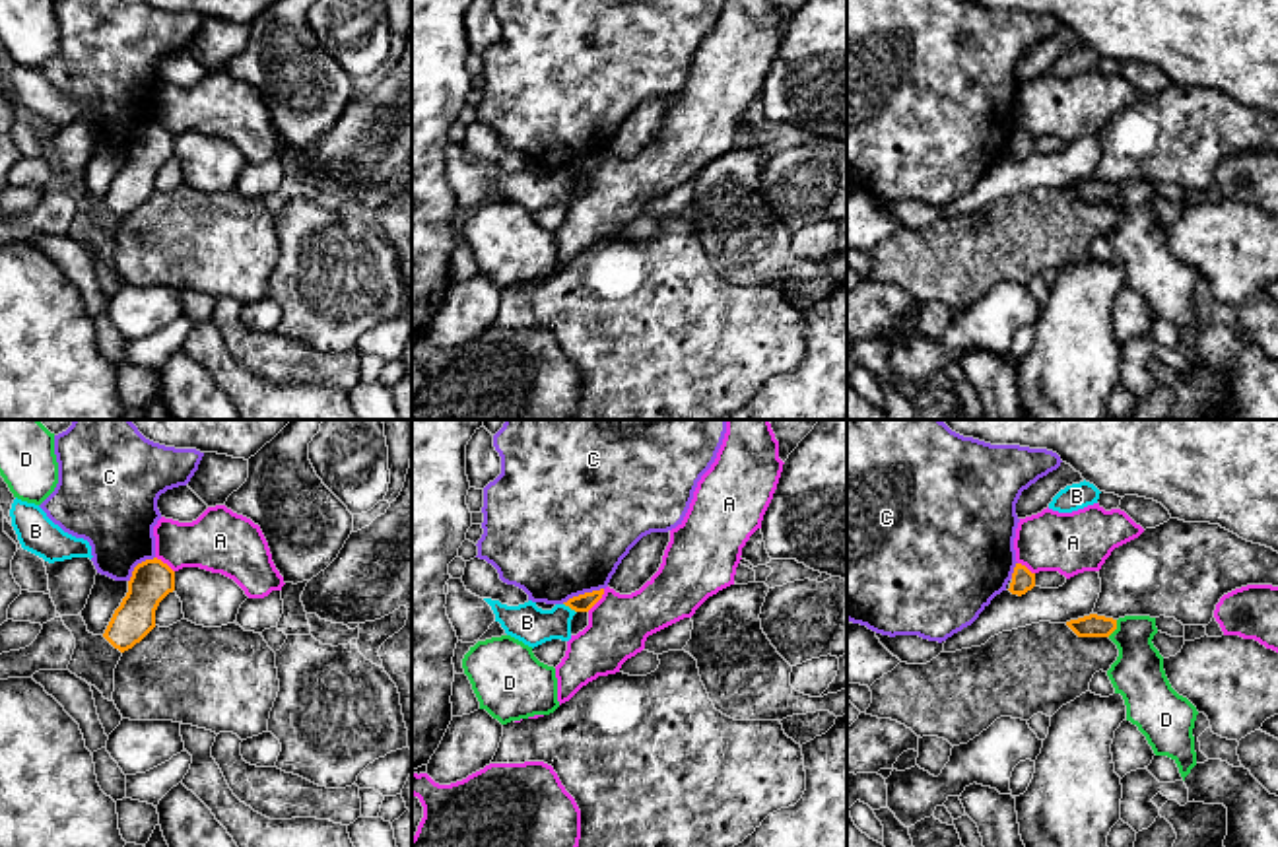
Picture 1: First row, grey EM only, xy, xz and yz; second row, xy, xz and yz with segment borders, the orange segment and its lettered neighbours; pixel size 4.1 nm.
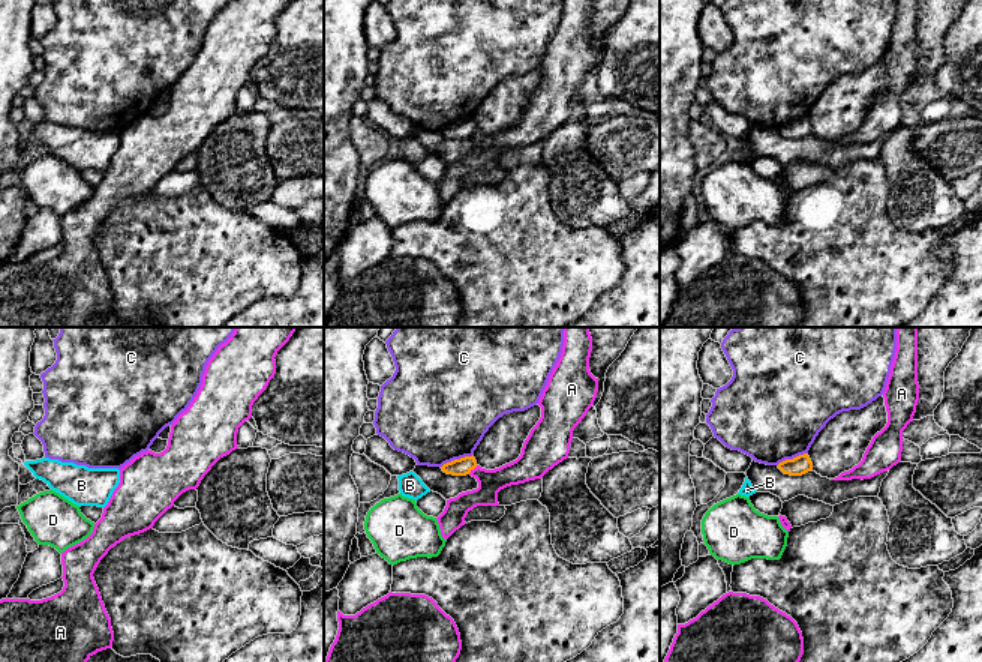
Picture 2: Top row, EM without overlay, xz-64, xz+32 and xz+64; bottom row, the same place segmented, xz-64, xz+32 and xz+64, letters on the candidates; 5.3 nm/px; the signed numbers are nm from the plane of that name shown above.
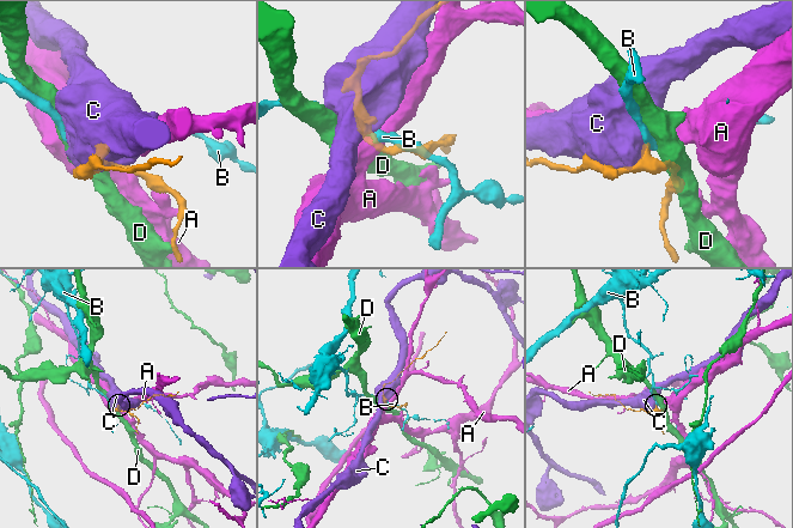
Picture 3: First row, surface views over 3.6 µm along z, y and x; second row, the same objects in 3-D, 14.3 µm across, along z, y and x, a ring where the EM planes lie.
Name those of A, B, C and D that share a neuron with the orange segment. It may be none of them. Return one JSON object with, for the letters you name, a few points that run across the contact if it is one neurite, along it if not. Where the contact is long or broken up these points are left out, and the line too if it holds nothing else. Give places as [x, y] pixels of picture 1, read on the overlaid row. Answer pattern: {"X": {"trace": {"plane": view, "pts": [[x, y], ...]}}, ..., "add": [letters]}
{"add": []}

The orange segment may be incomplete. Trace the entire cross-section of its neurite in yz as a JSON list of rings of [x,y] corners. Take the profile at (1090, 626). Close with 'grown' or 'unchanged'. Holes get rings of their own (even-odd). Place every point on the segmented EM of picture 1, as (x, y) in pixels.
[[[1090,614],[1078,620],[1070,620],[1066,626],[1078,637],[1109,637],[1117,629],[1117,620]]]; unchanged

